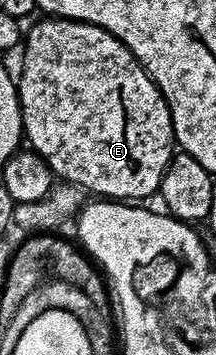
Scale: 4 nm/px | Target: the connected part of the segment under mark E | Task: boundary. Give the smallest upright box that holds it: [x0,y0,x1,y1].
[17,16,176,200]

